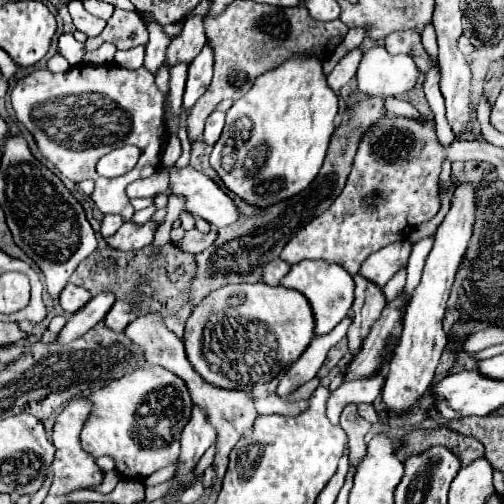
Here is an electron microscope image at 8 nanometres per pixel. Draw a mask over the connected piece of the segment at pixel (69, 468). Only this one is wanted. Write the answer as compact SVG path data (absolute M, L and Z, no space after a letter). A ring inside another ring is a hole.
M67 405L55 419L53 425L53 445L55 445L55 461L53 461L53 485L51 485L51 495L67 495L77 489L93 489L103 483L103 471L95 465L93 457L87 457L83 453L79 435L83 425L87 423L87 405L79 405L83 413L75 413L75 405Z

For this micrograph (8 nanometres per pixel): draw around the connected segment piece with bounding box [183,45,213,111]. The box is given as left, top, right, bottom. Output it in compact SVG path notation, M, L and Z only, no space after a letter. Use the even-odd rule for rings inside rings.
M205 45L203 51L189 65L189 77L187 77L187 87L183 95L183 107L187 111L195 105L195 101L207 91L207 85L211 83L211 75L213 75L211 61L213 61L211 47Z

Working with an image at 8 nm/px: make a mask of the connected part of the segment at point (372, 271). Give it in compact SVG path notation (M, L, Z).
M397 241L391 243L383 249L379 249L377 253L373 253L371 257L367 257L367 261L363 261L359 275L369 279L371 283L385 287L385 283L403 267L407 265L407 259L411 255L411 243L409 241Z

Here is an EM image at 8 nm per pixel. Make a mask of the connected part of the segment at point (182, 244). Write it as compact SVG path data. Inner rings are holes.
M191 229L191 231L185 231L185 235L177 243L173 243L173 245L177 249L183 249L185 253L199 253L199 251L207 249L215 241L215 237L217 235L213 231L209 235L203 235L197 229Z

